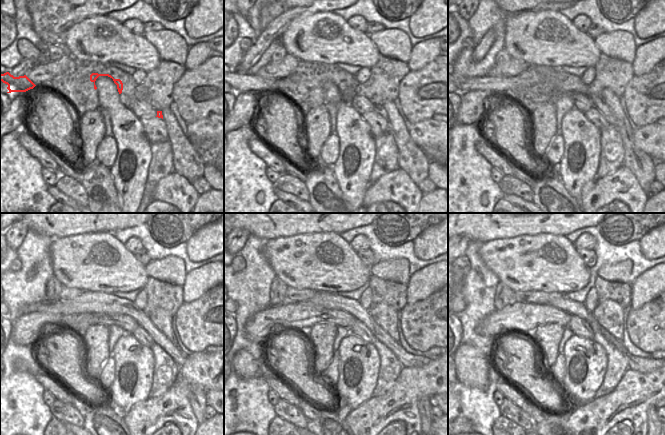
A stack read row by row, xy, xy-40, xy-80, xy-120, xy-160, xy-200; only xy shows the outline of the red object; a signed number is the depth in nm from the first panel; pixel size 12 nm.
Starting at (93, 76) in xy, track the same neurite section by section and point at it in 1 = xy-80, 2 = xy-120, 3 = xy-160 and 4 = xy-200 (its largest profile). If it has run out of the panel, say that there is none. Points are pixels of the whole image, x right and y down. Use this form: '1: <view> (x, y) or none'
1: xy-80 (554, 84)
2: xy-120 (109, 304)
3: xy-160 (332, 300)
4: xy-200 (644, 365)

